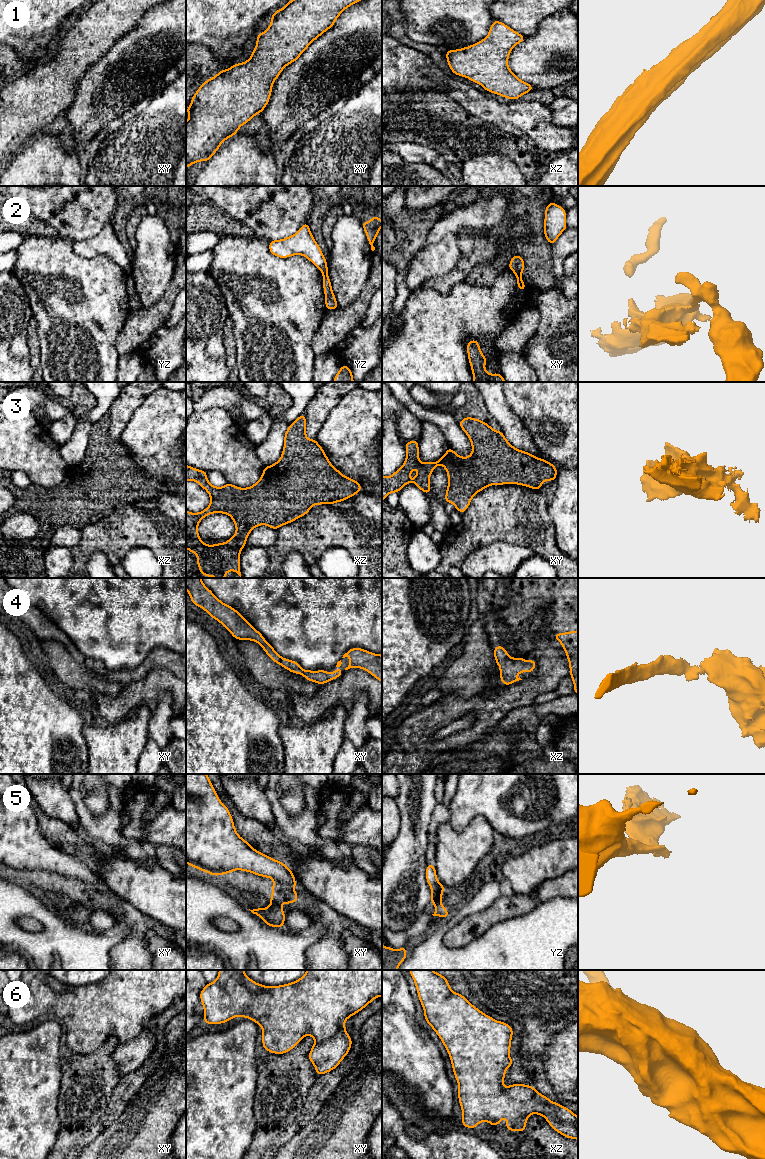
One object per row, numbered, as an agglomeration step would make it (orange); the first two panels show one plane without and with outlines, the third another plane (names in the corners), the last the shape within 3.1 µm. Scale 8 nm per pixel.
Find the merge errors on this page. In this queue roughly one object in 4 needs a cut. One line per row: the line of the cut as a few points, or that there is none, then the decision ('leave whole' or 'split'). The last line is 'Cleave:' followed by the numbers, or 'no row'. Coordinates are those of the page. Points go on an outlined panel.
1: cut none; leave whole
2: cut xy (514, 271), (521, 273); split
3: cut none; leave whole
4: cut none; leave whole
5: cut xy (274, 880), (293, 887); split
6: cut none; leave whole
Cleave: 2, 5

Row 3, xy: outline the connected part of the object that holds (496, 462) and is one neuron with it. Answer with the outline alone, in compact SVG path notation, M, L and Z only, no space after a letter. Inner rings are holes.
M465 417L458 424L471 442L472 453L468 457L461 457L448 447L446 453L438 461L422 464L419 460L418 439L406 442L406 459L403 465L393 475L382 476L382 501L385 501L390 493L399 493L405 485L411 482L425 494L429 494L430 475L438 465L442 465L448 475L444 501L452 503L460 513L464 513L472 498L486 487L517 484L541 490L544 481L556 480L558 470L552 463L513 447L502 431L496 431L486 422L472 417Z

